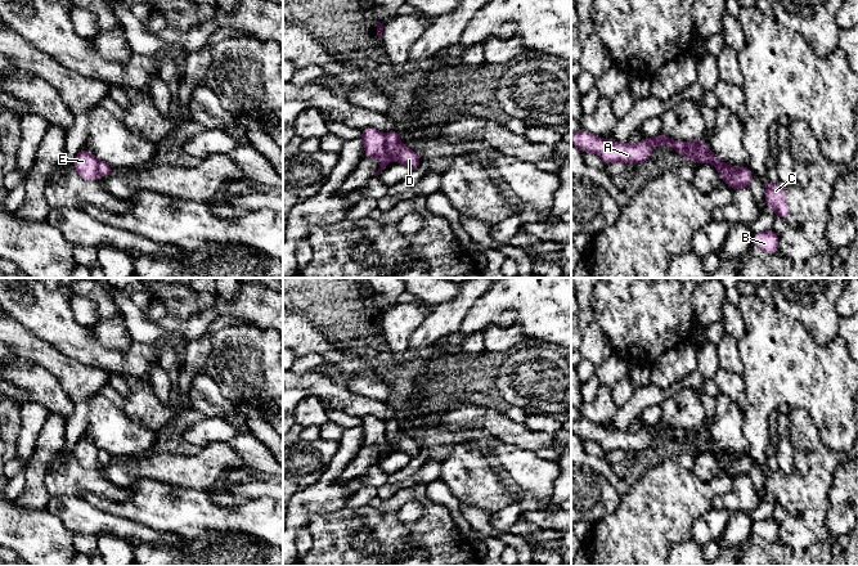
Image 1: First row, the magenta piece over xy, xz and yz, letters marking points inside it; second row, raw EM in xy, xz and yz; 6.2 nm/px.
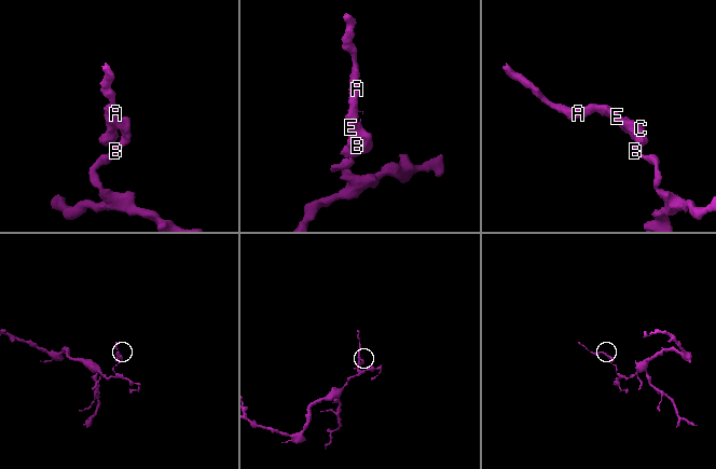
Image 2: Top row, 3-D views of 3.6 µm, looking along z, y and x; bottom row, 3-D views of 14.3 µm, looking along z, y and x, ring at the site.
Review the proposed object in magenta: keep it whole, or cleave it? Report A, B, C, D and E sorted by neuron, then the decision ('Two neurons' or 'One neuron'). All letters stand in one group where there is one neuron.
Groups: A C E / B D. Two neurons

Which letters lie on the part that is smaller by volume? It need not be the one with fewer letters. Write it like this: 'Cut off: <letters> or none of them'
Cut off: A, C, E

